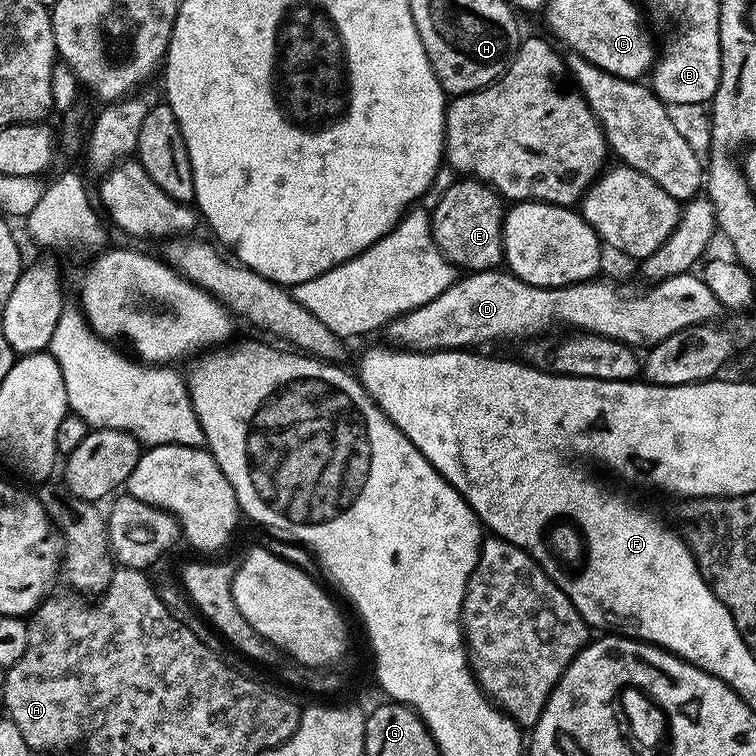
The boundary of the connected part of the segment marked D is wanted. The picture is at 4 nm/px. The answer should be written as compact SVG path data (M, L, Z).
M493 270L490 272L469 272L467 274L461 275L457 280L450 285L446 290L442 290L442 294L438 294L438 298L434 298L430 302L426 302L422 306L418 306L414 310L409 312L404 312L401 316L394 316L391 320L387 321L386 333L393 345L397 348L402 348L405 350L411 350L413 352L446 352L449 350L468 350L473 346L480 346L476 344L484 344L487 340L516 340L519 336L524 336L523 338L536 338L541 335L540 332L543 328L548 328L553 324L554 327L560 328L563 324L569 324L569 329L578 332L593 332L599 336L605 336L606 338L614 338L615 340L620 340L623 344L630 344L633 346L651 346L662 342L666 338L670 338L670 334L678 334L678 330L686 330L690 326L695 324L707 324L709 322L715 321L718 314L721 315L722 309L718 298L714 298L714 293L710 291L710 286L706 286L706 282L696 274L692 272L683 272L677 276L671 276L665 280L657 280L651 286L644 286L641 292L635 292L632 288L619 288L616 284L607 284L606 281L600 280L601 278L593 278L591 280L583 280L580 284L569 284L567 288L539 288L538 286L530 286L526 282L522 282L513 276L511 272L507 270Z

